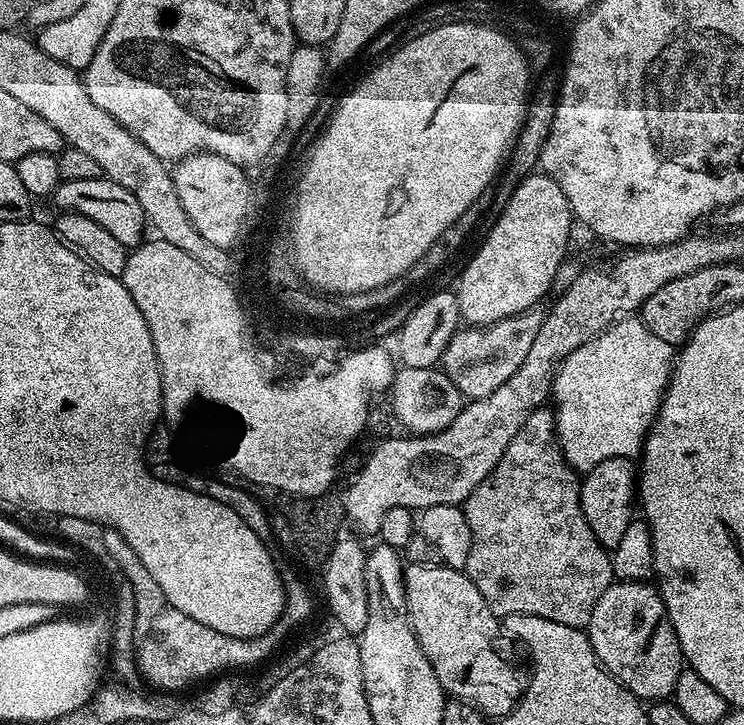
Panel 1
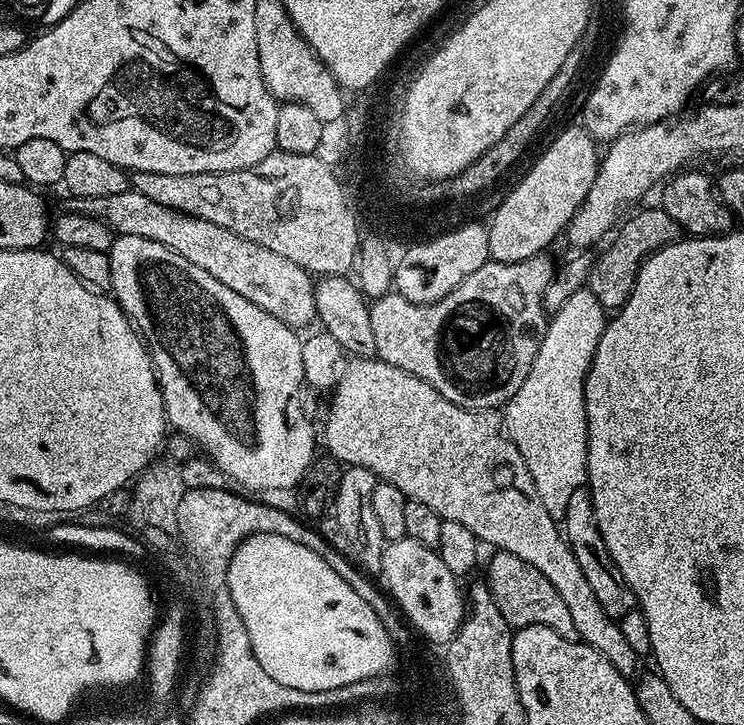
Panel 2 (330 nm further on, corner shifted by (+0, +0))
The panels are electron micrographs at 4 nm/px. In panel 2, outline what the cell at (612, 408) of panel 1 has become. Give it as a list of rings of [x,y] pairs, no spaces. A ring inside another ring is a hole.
[[[587,287],[570,294],[562,310],[551,313],[548,328],[544,331],[538,354],[534,358],[534,366],[530,366],[530,374],[526,374],[526,382],[518,386],[518,394],[514,394],[514,398],[510,398],[502,409],[504,431],[508,433],[514,446],[518,446],[518,454],[522,454],[526,470],[530,470],[530,478],[534,478],[534,486],[538,486],[538,498],[542,498],[546,514],[550,514],[550,518],[558,522],[563,521],[567,502],[573,496],[574,490],[585,487],[588,478],[588,425],[584,423],[584,379],[588,377],[594,350],[598,350],[605,323],[606,310]]]

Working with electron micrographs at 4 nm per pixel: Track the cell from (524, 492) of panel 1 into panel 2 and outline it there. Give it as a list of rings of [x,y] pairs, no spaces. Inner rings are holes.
[[[496,550],[491,555],[492,561],[488,564],[486,583],[490,594],[494,594],[494,602],[502,618],[506,618],[511,628],[515,630],[526,626],[546,626],[562,638],[577,639],[574,618],[570,618],[570,610],[566,610],[566,602],[562,602],[562,594],[558,594],[558,590],[550,586],[550,582],[541,572],[534,570],[530,562],[522,562],[522,558],[509,552]]]

